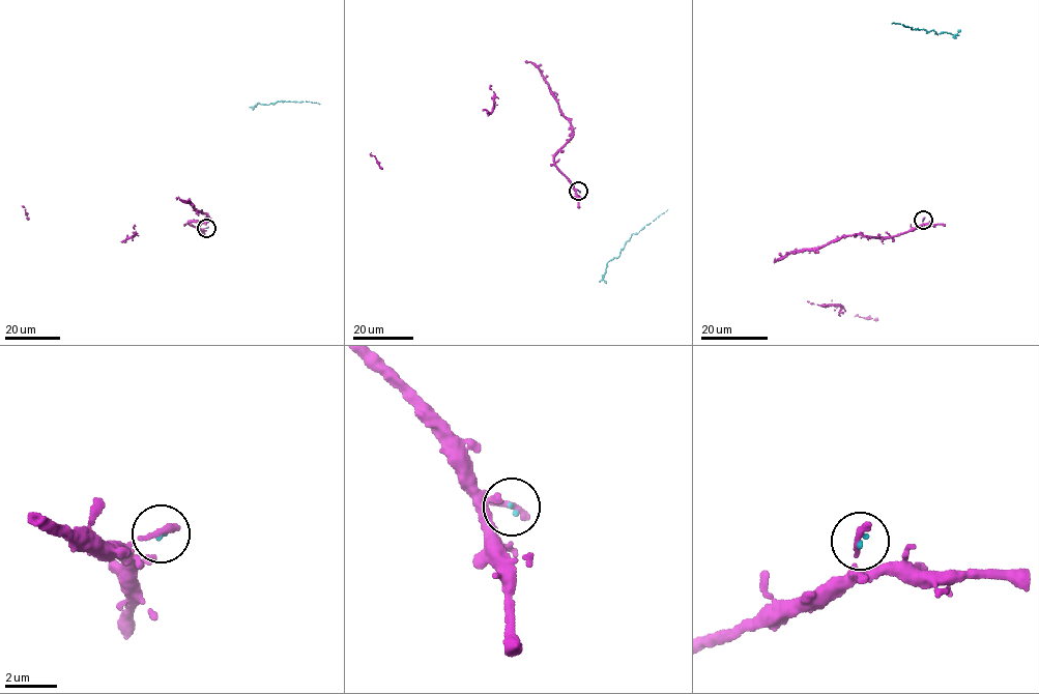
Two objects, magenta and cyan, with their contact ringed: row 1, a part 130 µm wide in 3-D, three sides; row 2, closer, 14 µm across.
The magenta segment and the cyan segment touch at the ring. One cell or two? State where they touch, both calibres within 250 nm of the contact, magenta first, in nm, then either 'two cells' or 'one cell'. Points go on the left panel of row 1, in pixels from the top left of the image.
(206, 228) | 340/140 nm | one cell

